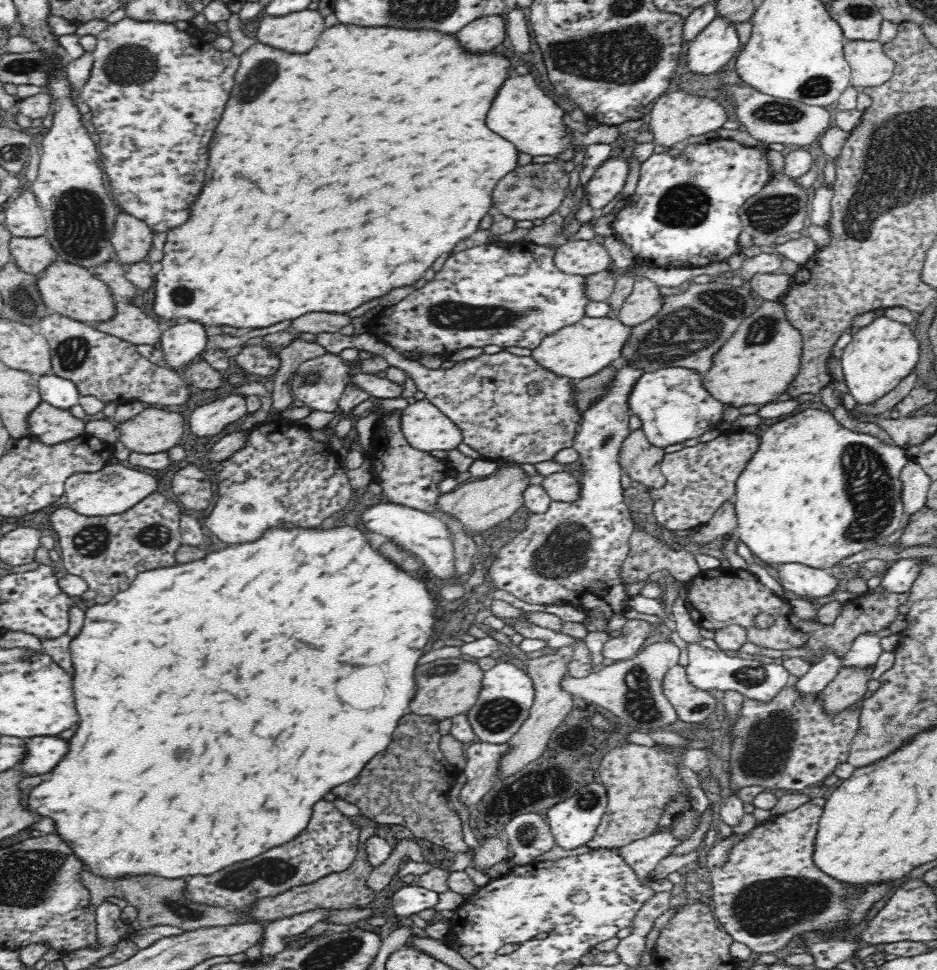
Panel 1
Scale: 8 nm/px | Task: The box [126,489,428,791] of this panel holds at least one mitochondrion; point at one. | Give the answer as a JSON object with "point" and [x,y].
{"point":[153,537]}

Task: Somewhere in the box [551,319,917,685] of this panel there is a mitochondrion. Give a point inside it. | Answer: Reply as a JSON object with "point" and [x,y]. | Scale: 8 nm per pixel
{"point":[867,480]}

